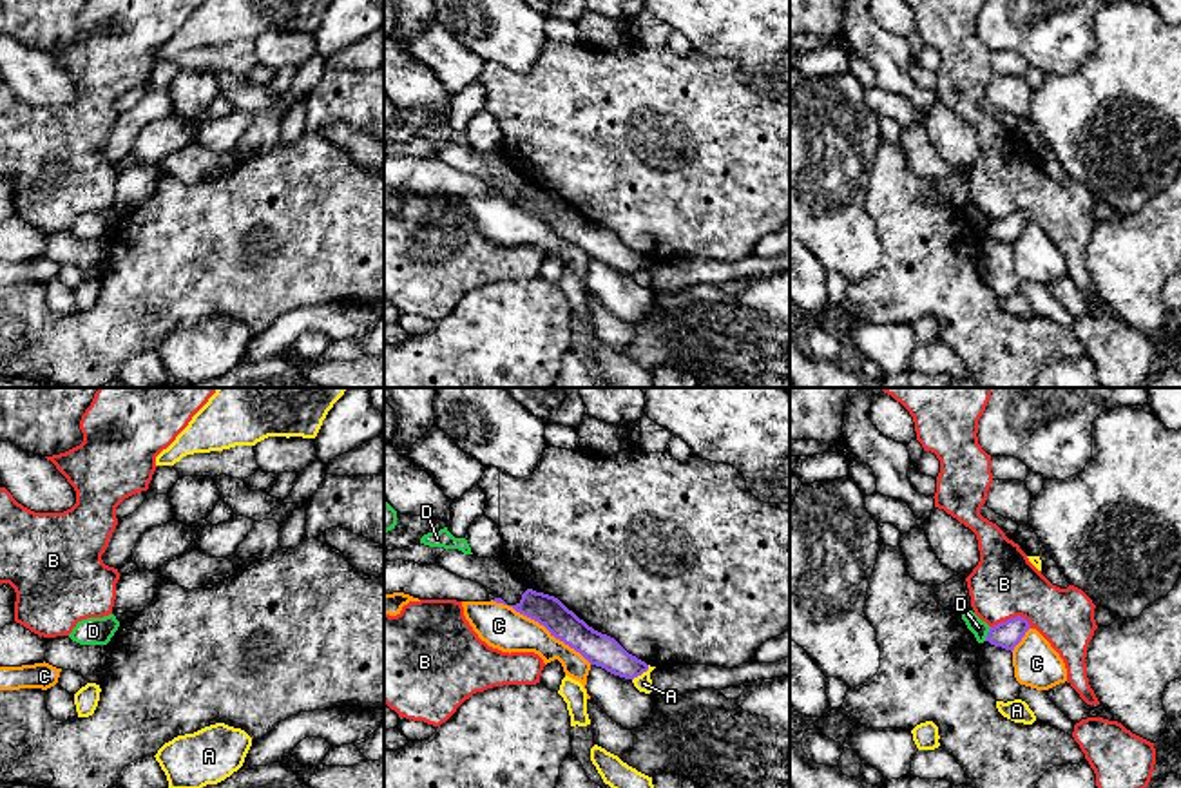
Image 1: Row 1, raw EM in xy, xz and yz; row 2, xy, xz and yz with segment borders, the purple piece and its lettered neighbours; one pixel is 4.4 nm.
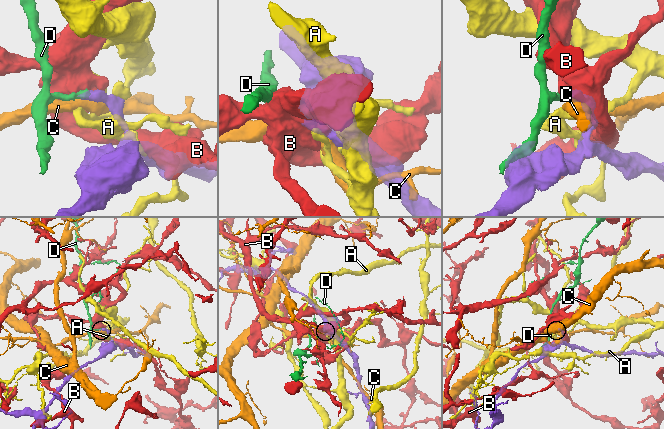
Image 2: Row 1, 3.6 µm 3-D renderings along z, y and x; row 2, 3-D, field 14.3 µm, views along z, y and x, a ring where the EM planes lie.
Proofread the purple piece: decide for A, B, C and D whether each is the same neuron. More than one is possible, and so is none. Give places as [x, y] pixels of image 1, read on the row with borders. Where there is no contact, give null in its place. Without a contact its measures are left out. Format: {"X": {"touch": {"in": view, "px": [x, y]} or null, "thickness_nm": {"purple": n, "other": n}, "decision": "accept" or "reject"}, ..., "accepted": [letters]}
{"A": {"touch": {"in": "xz", "px": [642, 672]}, "thickness_nm": {"purple": 150, "other": 80}, "decision": "reject"}, "B": {"touch": {"in": "yz", "px": [1011, 618]}, "thickness_nm": {"purple": 120, "other": 300}, "decision": "reject"}, "C": {"touch": {"in": "xz", "px": [542, 624]}, "thickness_nm": {"purple": 140, "other": 190}, "decision": "reject"}, "D": {"touch": {"in": "yz", "px": [988, 634]}, "thickness_nm": {"purple": 120, "other": 70}, "decision": "reject"}, "accepted": []}

